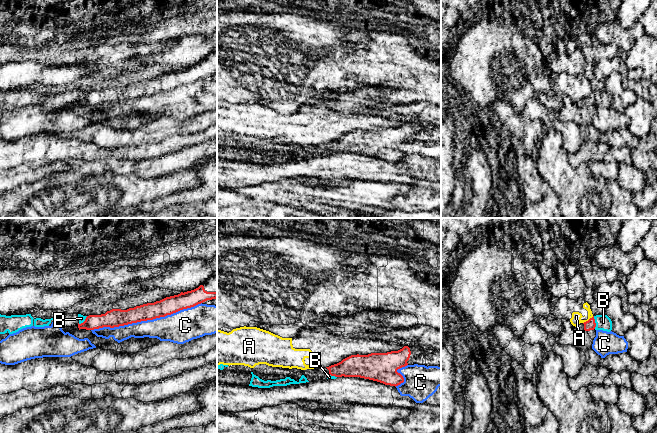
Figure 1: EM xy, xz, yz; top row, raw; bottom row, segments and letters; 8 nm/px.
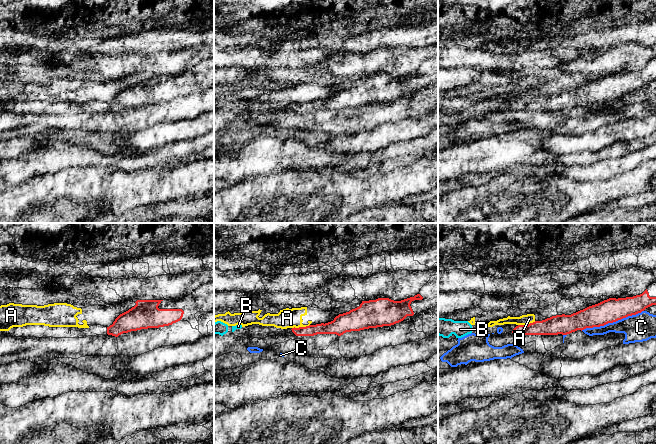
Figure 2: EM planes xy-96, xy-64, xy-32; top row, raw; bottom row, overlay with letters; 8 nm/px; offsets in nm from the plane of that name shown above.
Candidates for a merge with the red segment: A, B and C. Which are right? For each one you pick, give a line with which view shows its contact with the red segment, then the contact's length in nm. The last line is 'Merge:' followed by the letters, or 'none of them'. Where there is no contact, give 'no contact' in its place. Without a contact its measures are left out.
B: contact in yz; length 110 nm
Merge: B

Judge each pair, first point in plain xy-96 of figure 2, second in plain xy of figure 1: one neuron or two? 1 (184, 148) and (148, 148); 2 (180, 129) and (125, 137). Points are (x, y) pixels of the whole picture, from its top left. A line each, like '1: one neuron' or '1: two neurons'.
1: one neuron
2: one neuron

